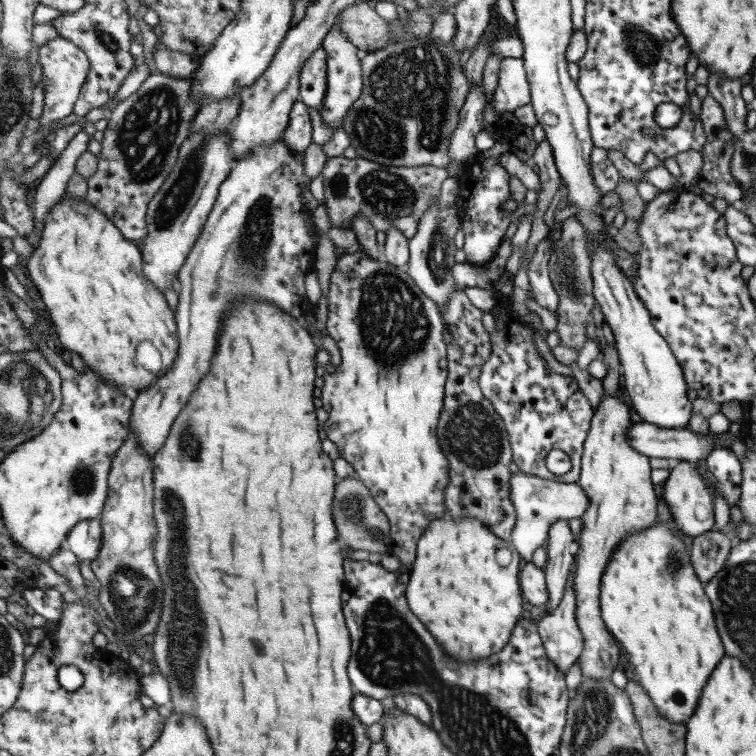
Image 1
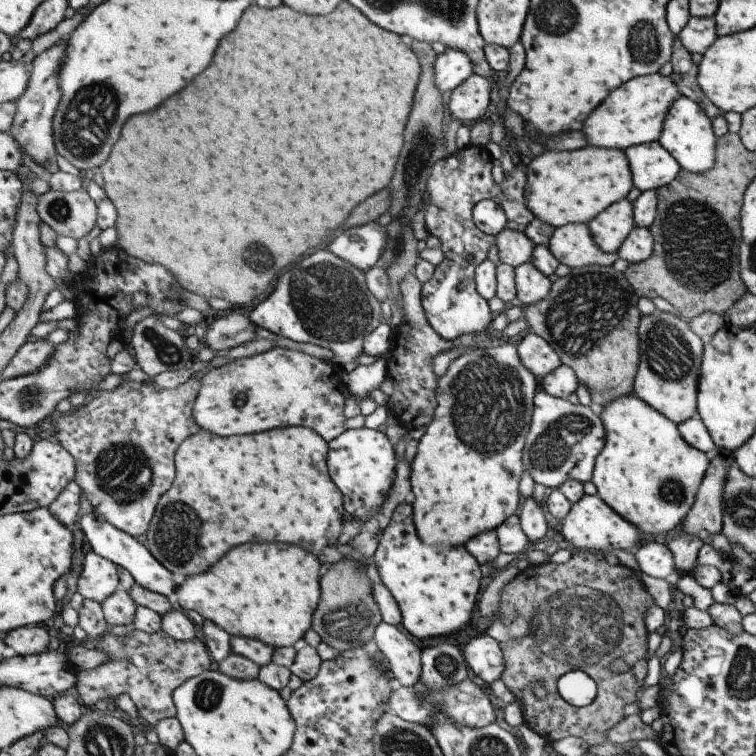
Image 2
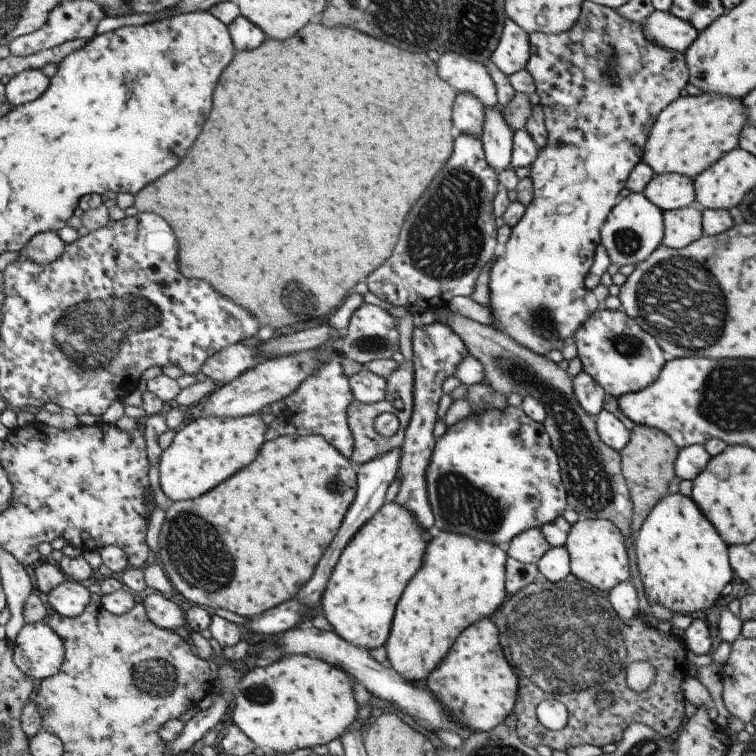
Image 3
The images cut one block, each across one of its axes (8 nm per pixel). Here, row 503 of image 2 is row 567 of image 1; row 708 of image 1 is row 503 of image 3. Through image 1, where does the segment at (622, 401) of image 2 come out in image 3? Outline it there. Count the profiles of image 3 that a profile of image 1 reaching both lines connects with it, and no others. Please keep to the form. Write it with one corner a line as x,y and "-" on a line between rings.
679,492
671,496
663,496
650,515
639,528
634,537
633,552
635,552
635,564
639,569
641,588
645,593
645,599
650,605
658,604
676,615
692,615
711,608
720,597
721,590
726,584
730,584
733,570
729,566
727,546
721,540
721,536
715,532
713,524
703,516
703,512
697,508
690,497
683,496

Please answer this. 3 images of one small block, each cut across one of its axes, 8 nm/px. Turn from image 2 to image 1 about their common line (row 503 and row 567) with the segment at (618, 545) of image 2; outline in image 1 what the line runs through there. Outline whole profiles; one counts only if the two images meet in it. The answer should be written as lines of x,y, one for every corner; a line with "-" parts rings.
605,393
591,421
578,483
589,495
589,510
581,518
580,547
574,562
577,571
577,621
585,637
585,650
578,662
584,678
612,679
619,668
619,642
608,630
602,616
603,573
607,571
621,537
625,533
641,531
655,520
655,492
649,480
649,460
627,443
627,428
630,427
629,406
619,394

